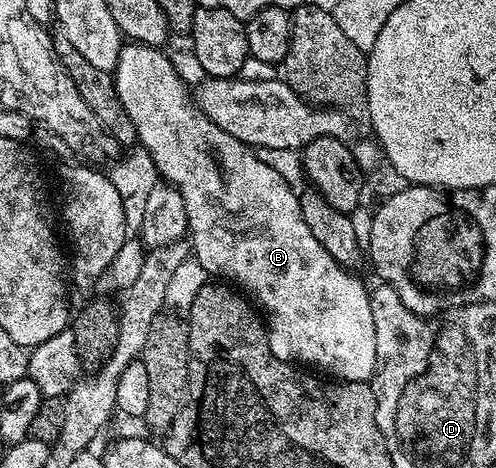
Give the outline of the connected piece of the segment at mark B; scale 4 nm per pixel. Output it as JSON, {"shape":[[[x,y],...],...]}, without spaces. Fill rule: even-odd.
{"shape":[[[125,43],[114,79],[118,98],[122,98],[122,106],[134,126],[139,145],[153,156],[159,175],[177,188],[184,198],[190,248],[195,259],[208,273],[217,272],[220,275],[217,277],[227,278],[233,285],[239,286],[263,309],[270,350],[279,360],[299,362],[313,369],[325,368],[333,372],[328,374],[341,381],[371,381],[377,371],[378,349],[374,346],[369,289],[364,289],[363,282],[354,276],[356,274],[347,267],[341,267],[314,238],[302,216],[300,198],[293,185],[286,183],[278,170],[270,170],[270,166],[266,166],[266,162],[262,162],[249,145],[226,134],[226,130],[205,116],[193,101],[192,104],[188,101],[188,92],[175,66],[160,51],[156,46]],[[215,159],[225,168],[224,176],[216,172]]]}

